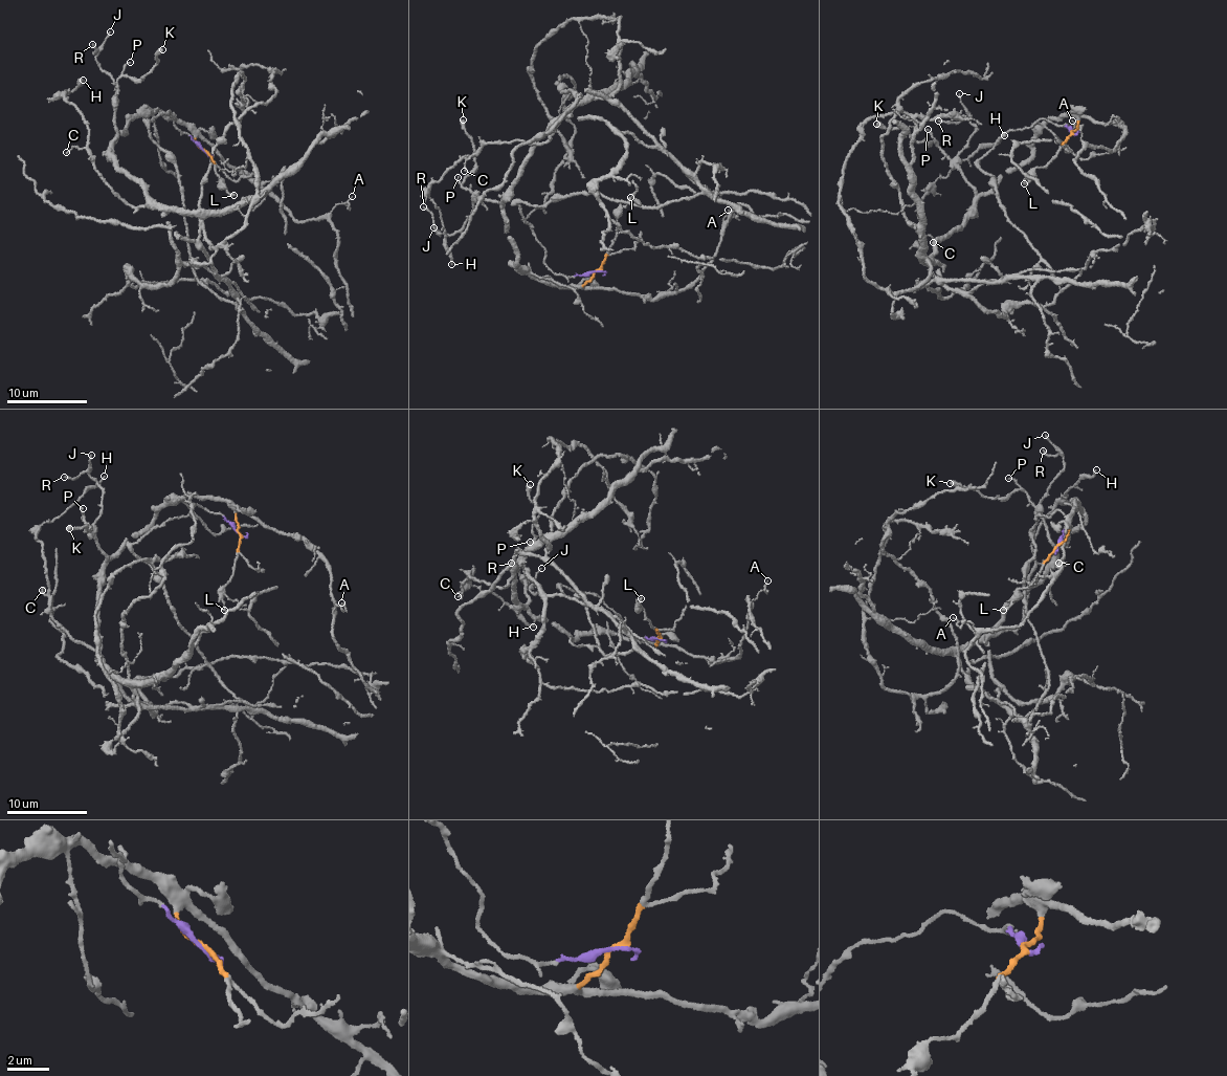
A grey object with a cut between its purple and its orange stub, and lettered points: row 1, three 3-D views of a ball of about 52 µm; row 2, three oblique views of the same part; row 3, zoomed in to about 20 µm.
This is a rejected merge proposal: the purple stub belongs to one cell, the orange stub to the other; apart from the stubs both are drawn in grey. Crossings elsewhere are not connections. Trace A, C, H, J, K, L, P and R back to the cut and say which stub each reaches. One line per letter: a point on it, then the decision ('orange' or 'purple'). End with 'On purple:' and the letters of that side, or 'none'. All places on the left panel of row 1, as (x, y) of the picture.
A: at (352, 196); orange
C: at (66, 152); orange
H: at (83, 80); orange
J: at (110, 31); orange
K: at (162, 49); orange
L: at (233, 195); orange
P: at (130, 62); orange
R: at (92, 44); orange
On purple: none

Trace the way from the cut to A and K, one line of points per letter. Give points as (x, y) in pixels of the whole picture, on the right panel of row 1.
A: (1072, 132), (1084, 114), (1106, 123), (1121, 121), (1125, 129), (1115, 147), (1110, 149), (1082, 141), (1072, 119)
K: (1072, 132), (1077, 119), (1072, 114), (1040, 128), (1031, 155), (982, 194), (937, 145), (875, 123)

